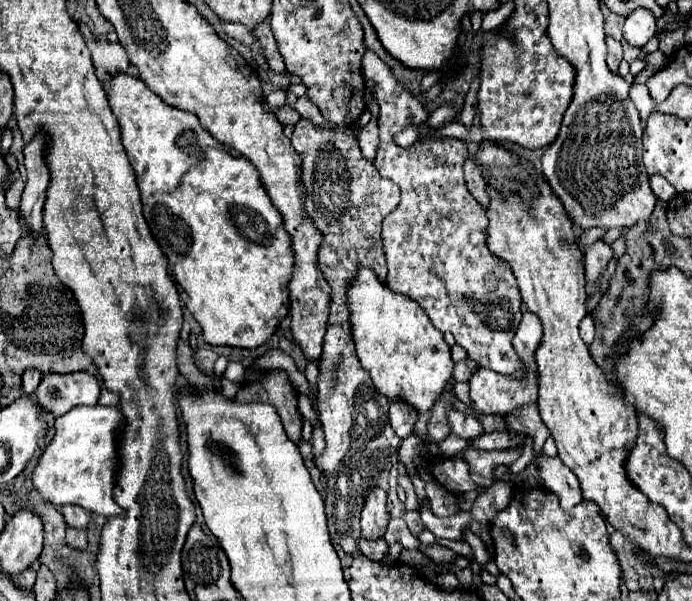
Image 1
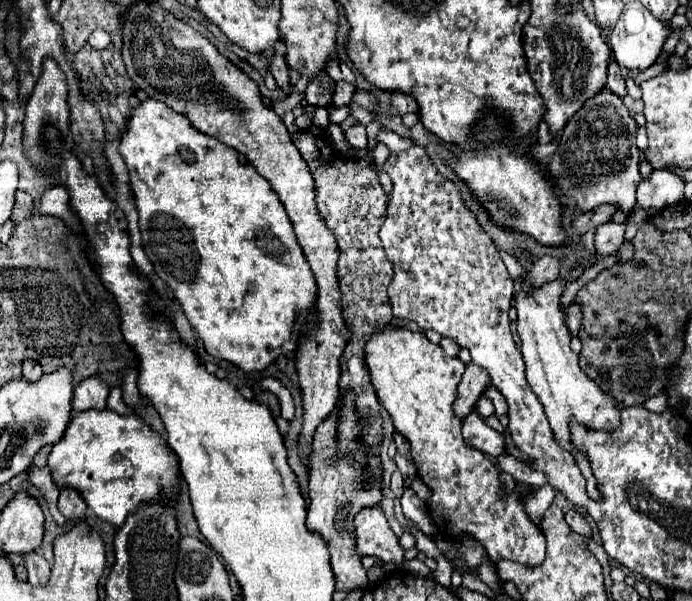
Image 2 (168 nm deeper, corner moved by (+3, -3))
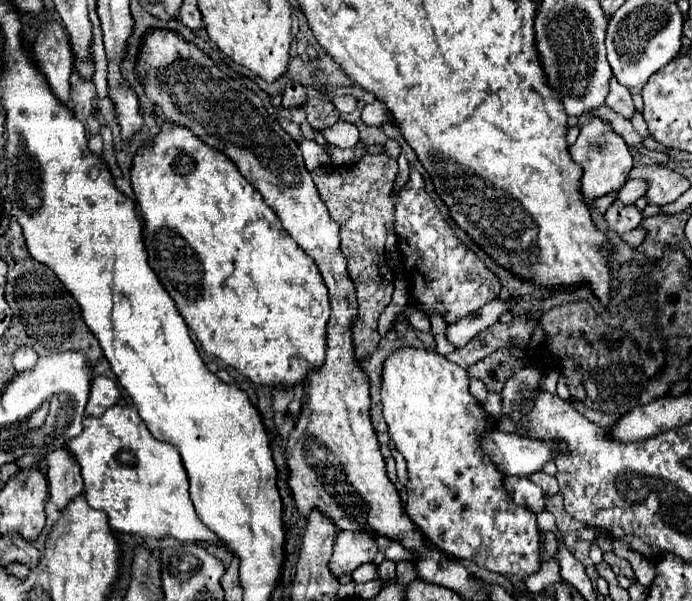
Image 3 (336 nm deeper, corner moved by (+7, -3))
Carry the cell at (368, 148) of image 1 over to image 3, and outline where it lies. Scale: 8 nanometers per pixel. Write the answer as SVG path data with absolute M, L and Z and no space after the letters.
M339 120L331 128L325 128L323 136L325 136L325 140L329 144L333 144L337 148L353 148L359 142L359 130L357 130L357 126L351 124L351 122L347 122L347 120Z

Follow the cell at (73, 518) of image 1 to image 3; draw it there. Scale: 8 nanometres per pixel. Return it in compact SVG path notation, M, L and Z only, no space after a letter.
M65 448L47 454L45 462L49 466L49 500L57 504L59 510L63 510L71 500L83 494L83 478L79 466Z

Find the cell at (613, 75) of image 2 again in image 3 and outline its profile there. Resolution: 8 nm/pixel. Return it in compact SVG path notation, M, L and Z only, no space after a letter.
M615 78L611 80L611 92L609 92L605 104L607 104L611 110L615 110L617 114L625 116L625 118L631 118L633 112L635 112L635 106L633 106L633 102L631 102L631 92L629 92L629 88L619 86Z

